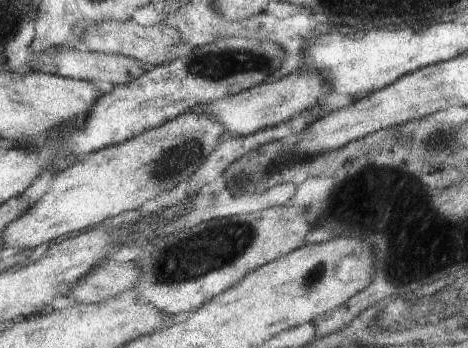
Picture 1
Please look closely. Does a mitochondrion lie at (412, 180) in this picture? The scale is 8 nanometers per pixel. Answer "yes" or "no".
yes

